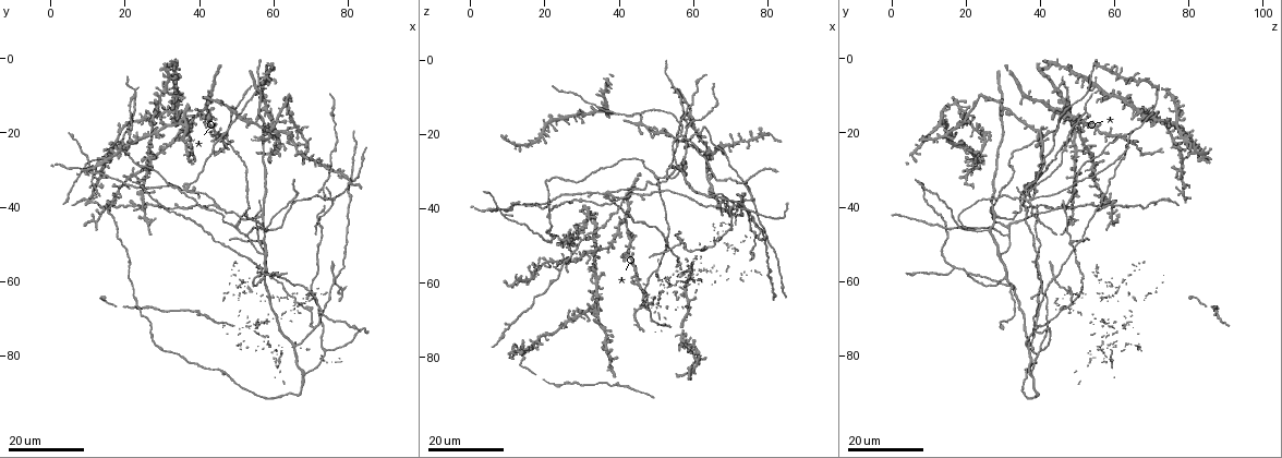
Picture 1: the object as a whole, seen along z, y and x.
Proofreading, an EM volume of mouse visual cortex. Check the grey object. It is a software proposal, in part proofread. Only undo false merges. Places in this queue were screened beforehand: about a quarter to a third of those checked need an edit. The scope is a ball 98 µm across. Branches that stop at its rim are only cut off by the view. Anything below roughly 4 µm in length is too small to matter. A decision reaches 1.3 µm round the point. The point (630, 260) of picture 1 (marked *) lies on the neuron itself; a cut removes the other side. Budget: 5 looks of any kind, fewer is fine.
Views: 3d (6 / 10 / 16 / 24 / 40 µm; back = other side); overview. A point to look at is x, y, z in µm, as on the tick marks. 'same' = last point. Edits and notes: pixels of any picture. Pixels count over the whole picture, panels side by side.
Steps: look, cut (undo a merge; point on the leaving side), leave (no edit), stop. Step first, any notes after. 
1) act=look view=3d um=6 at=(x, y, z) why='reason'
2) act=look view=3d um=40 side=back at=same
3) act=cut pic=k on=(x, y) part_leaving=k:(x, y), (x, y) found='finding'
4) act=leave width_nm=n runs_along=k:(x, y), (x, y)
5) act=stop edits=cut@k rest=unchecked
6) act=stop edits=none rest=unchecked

act=look view=3d um=24 at=(50.5, 45.5, 31.0) why='small branch off a trunk'

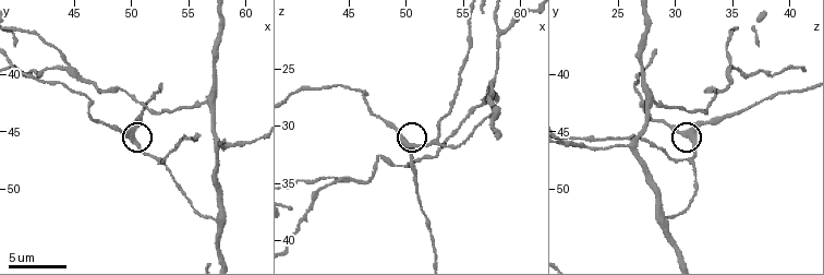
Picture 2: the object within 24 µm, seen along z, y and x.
act=look view=3d um=10 at=(49.8, 45.6, 31.2) why='closer look'

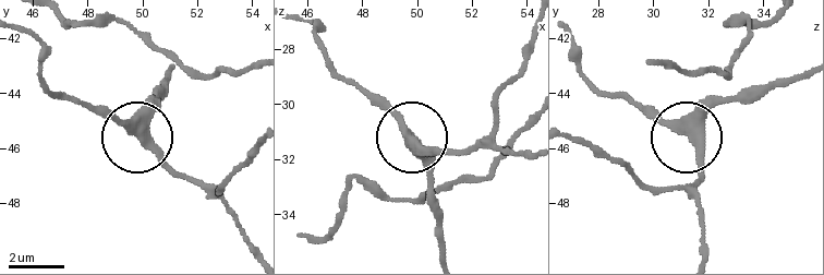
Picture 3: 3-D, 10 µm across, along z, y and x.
act=leave runs_along=3:(800, 73), (736, 92), (687, 134), (640, 104) found='all the same neuron'

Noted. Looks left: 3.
act=look view=3d um=16 at=(57.5, 60.0, 30.0) why='three arms meet'

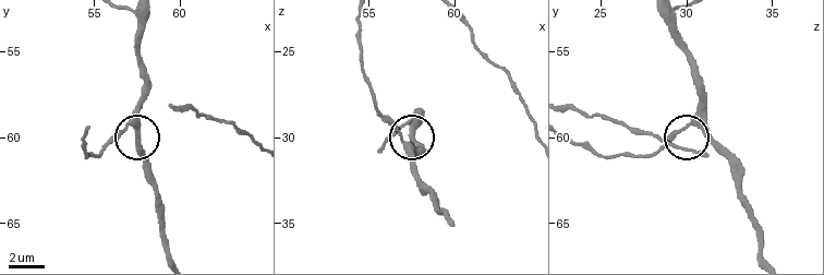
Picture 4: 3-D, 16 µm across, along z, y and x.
act=look view=3d um=6 at=(57.4, 59.3, 30.8)

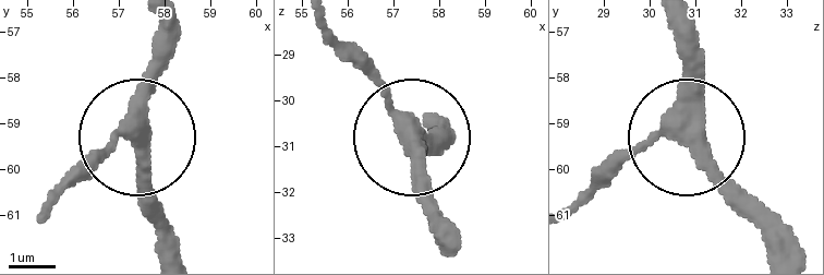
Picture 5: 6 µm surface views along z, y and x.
act=leave width_nm=360 runs_along=5:(164, 24), (148, 130), (74, 184) found='continuous, no second neuron'

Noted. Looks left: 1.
act=stop edits=none rest=unchecked

